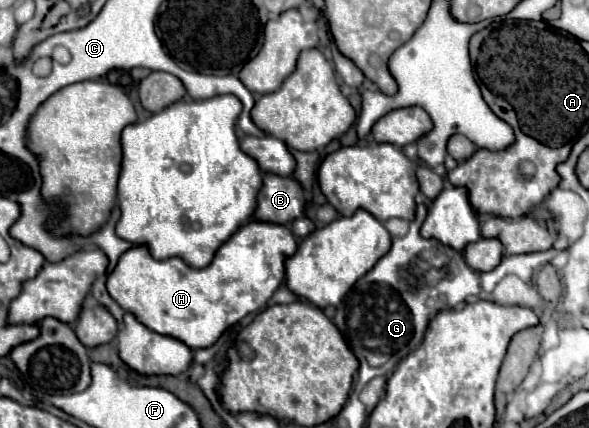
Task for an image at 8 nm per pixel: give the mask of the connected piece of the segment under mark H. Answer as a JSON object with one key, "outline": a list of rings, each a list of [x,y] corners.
{"outline":[[[252,219],[250,223],[242,225],[242,229],[238,229],[238,233],[234,233],[234,237],[230,237],[230,241],[226,241],[216,251],[212,263],[204,269],[194,269],[180,257],[158,261],[148,253],[146,247],[132,247],[120,257],[116,269],[108,275],[108,291],[124,311],[134,313],[138,321],[142,321],[148,329],[160,335],[174,337],[186,343],[190,349],[202,349],[214,345],[230,325],[236,325],[242,317],[266,305],[266,301],[284,281],[286,259],[296,253],[296,245],[296,237],[290,233],[288,227]]]}

